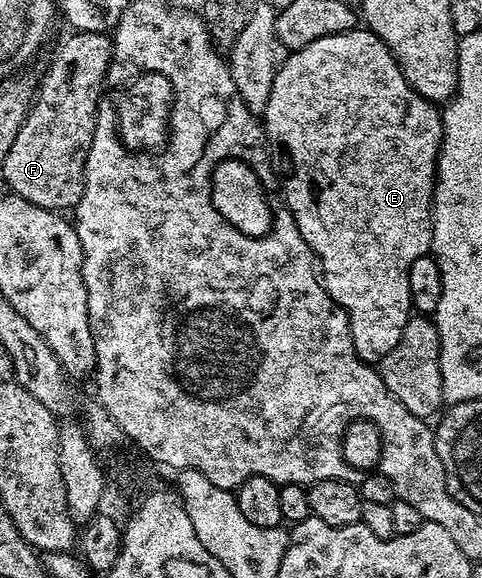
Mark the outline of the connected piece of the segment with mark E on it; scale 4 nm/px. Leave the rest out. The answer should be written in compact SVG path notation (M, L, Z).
M356 28L344 34L325 36L321 40L313 40L305 48L288 53L273 80L269 102L261 115L261 121L272 143L287 149L291 157L291 175L281 183L283 199L287 201L289 212L309 248L315 253L321 267L321 281L328 296L347 312L351 325L351 335L355 345L355 353L368 364L382 362L384 356L397 348L397 340L401 340L401 332L408 318L412 317L411 297L409 296L409 268L413 260L425 256L431 250L431 204L435 193L435 176L439 161L439 146L443 142L443 120L441 110L434 102L427 102L410 86L389 52L389 48L376 34L366 28Z

